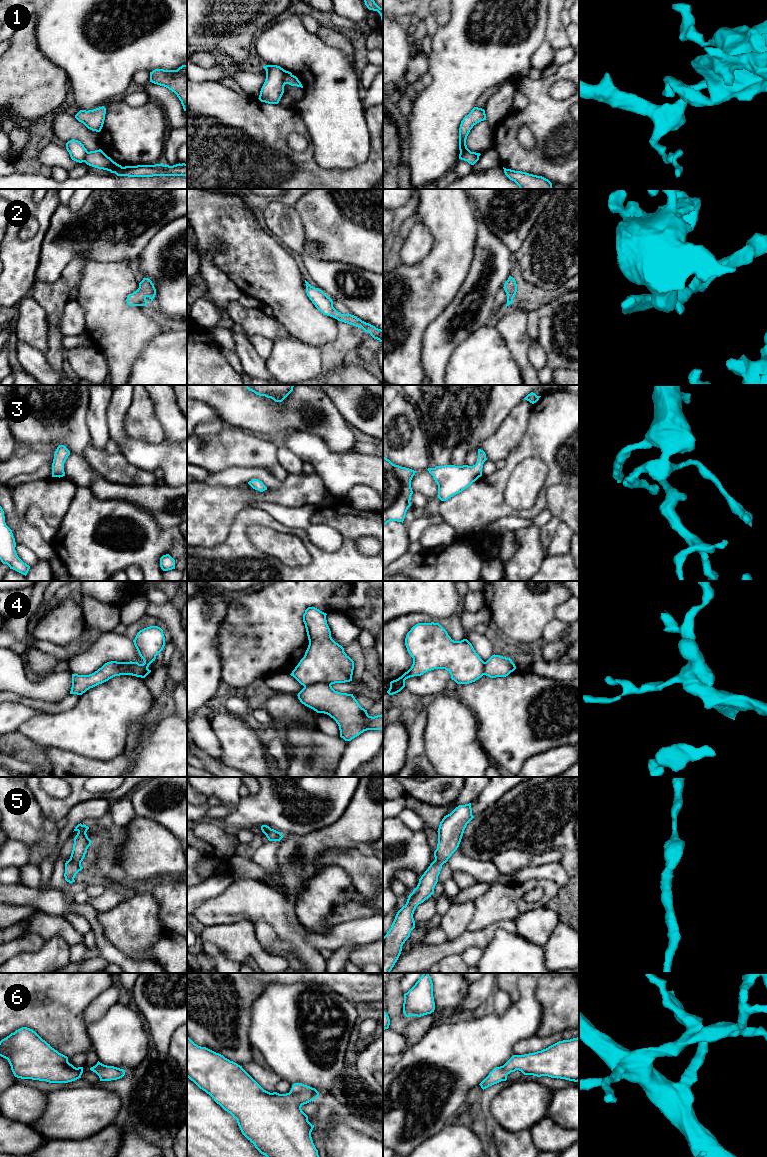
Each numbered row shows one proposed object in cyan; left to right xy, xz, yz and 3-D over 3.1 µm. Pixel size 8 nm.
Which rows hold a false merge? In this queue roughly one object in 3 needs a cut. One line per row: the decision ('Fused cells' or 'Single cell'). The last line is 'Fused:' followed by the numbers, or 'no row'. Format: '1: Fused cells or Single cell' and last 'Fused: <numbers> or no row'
1: Fused cells
2: Single cell
3: Single cell
4: Fused cells
5: Single cell
6: Single cell
Fused: 1, 4

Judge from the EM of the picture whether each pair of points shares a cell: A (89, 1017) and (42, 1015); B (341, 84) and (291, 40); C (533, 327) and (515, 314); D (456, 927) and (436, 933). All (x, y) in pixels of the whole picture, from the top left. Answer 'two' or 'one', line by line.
A: two
B: one
C: two
D: two

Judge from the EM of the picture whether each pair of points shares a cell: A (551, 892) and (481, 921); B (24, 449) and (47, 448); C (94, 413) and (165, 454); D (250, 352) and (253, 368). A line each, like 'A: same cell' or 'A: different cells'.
A: same cell
B: same cell
C: different cells
D: same cell

